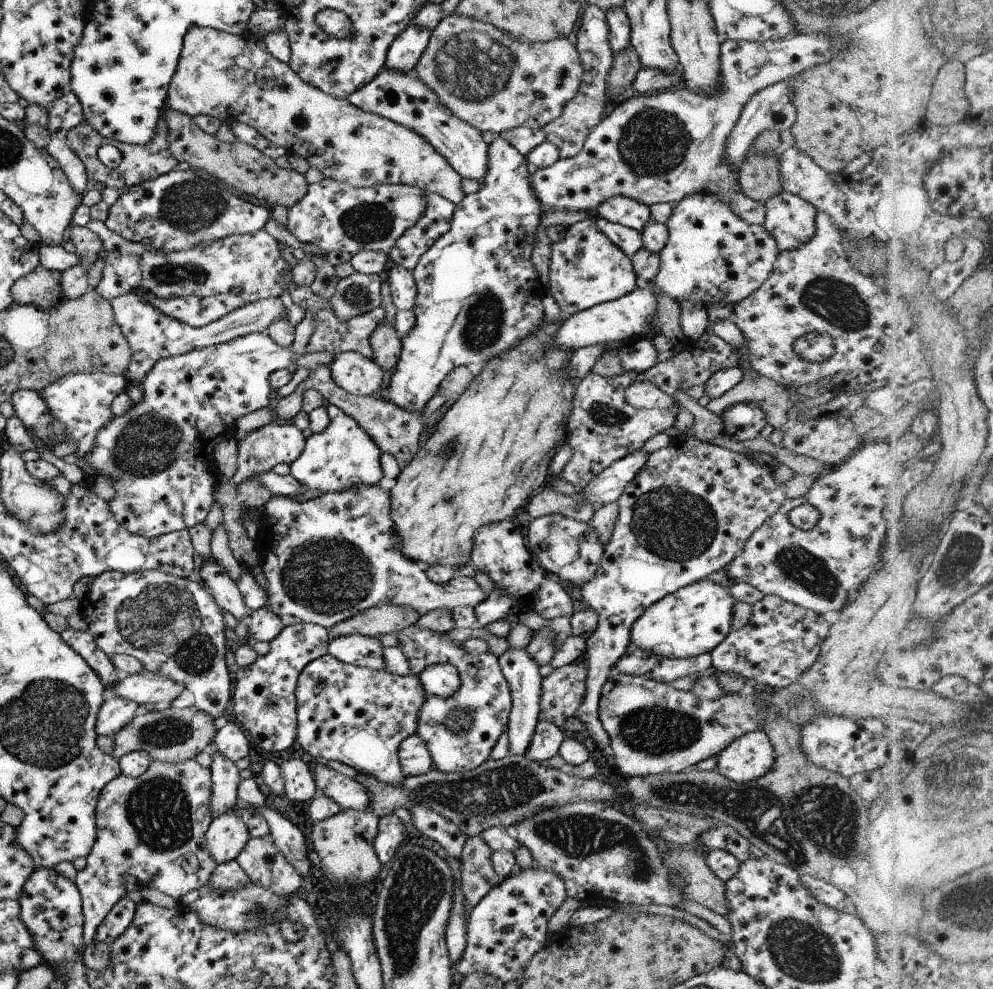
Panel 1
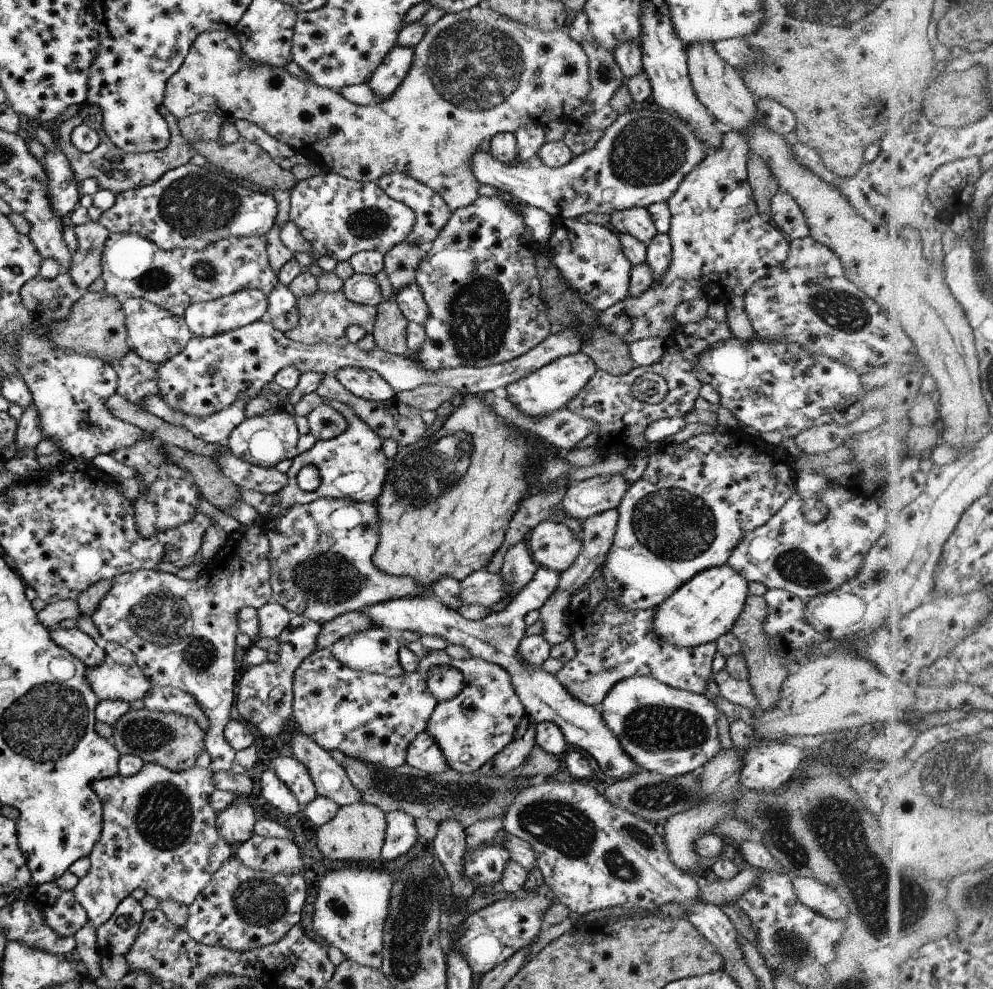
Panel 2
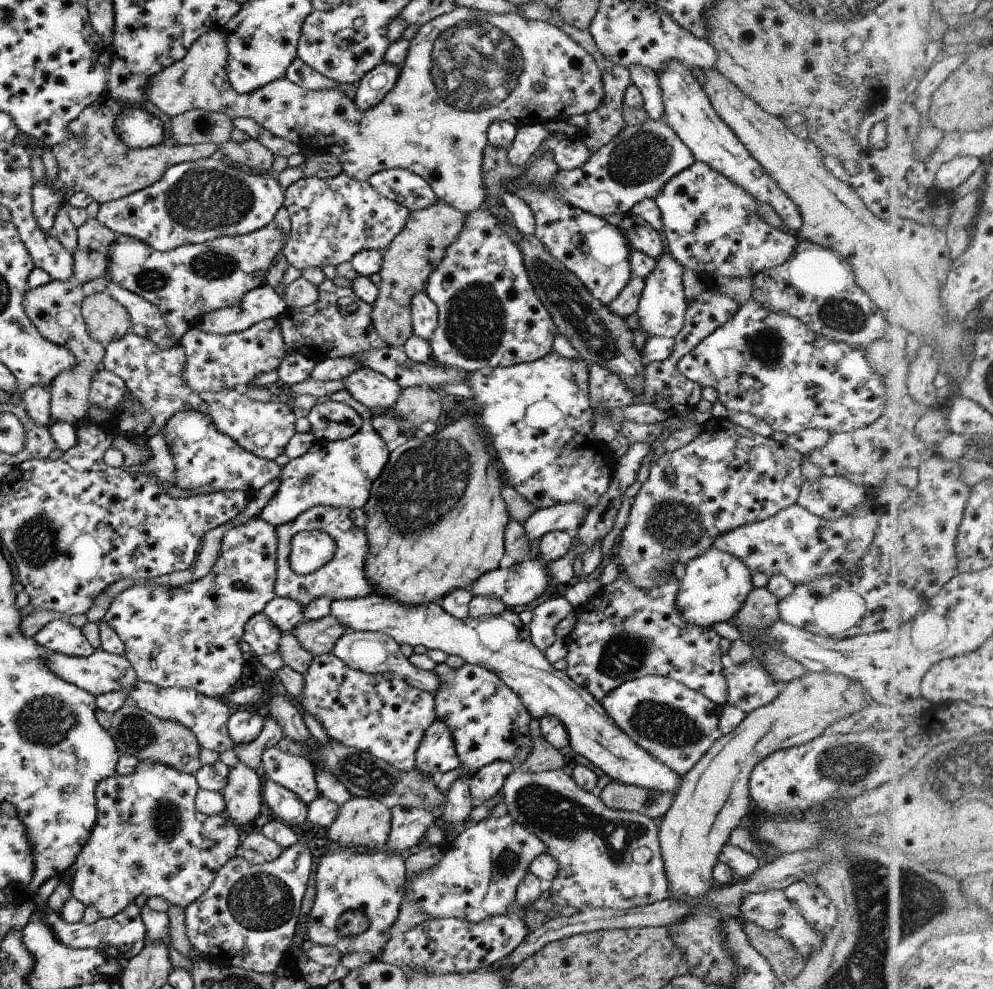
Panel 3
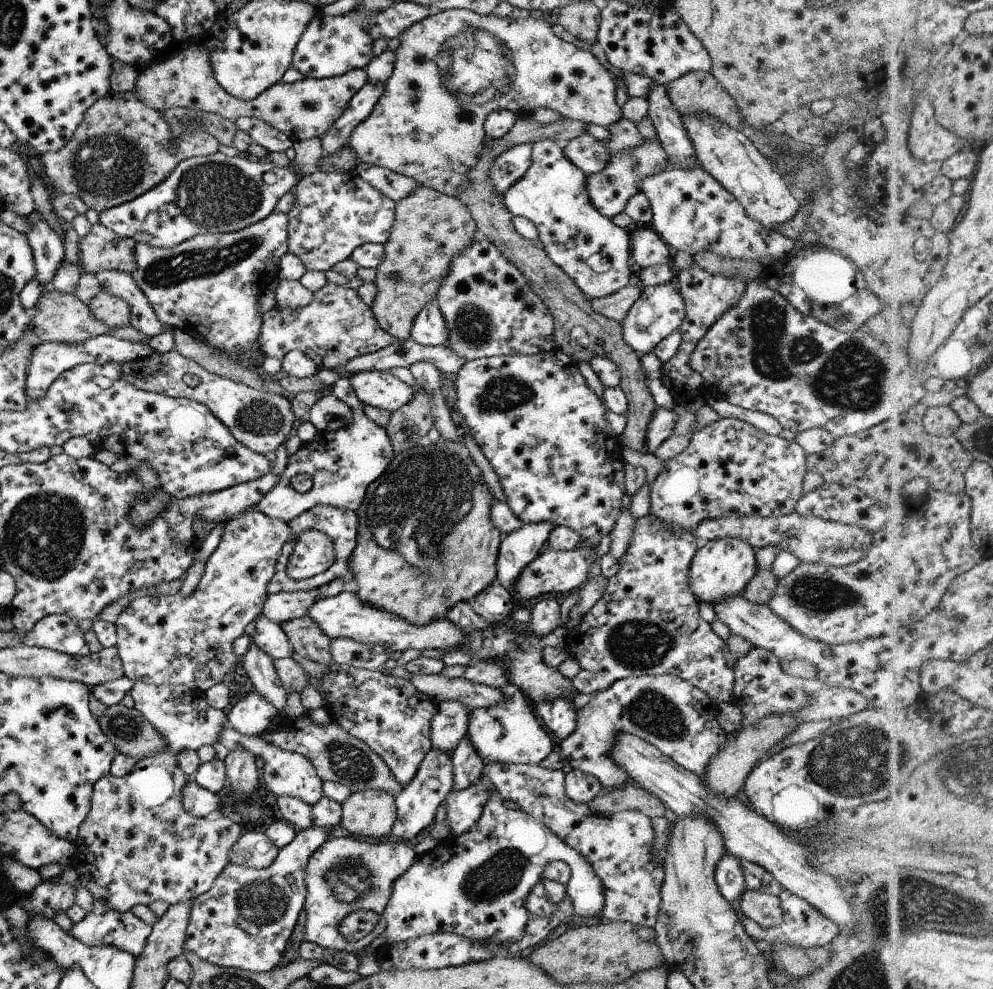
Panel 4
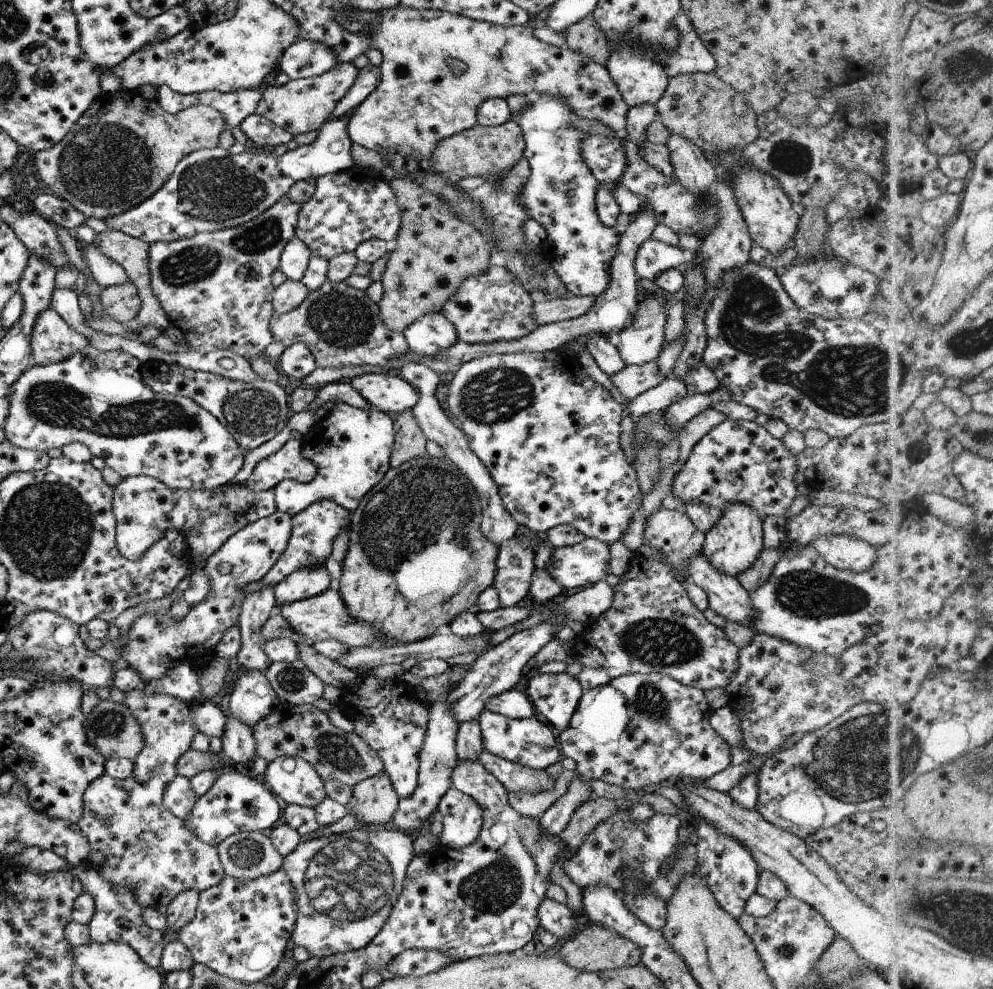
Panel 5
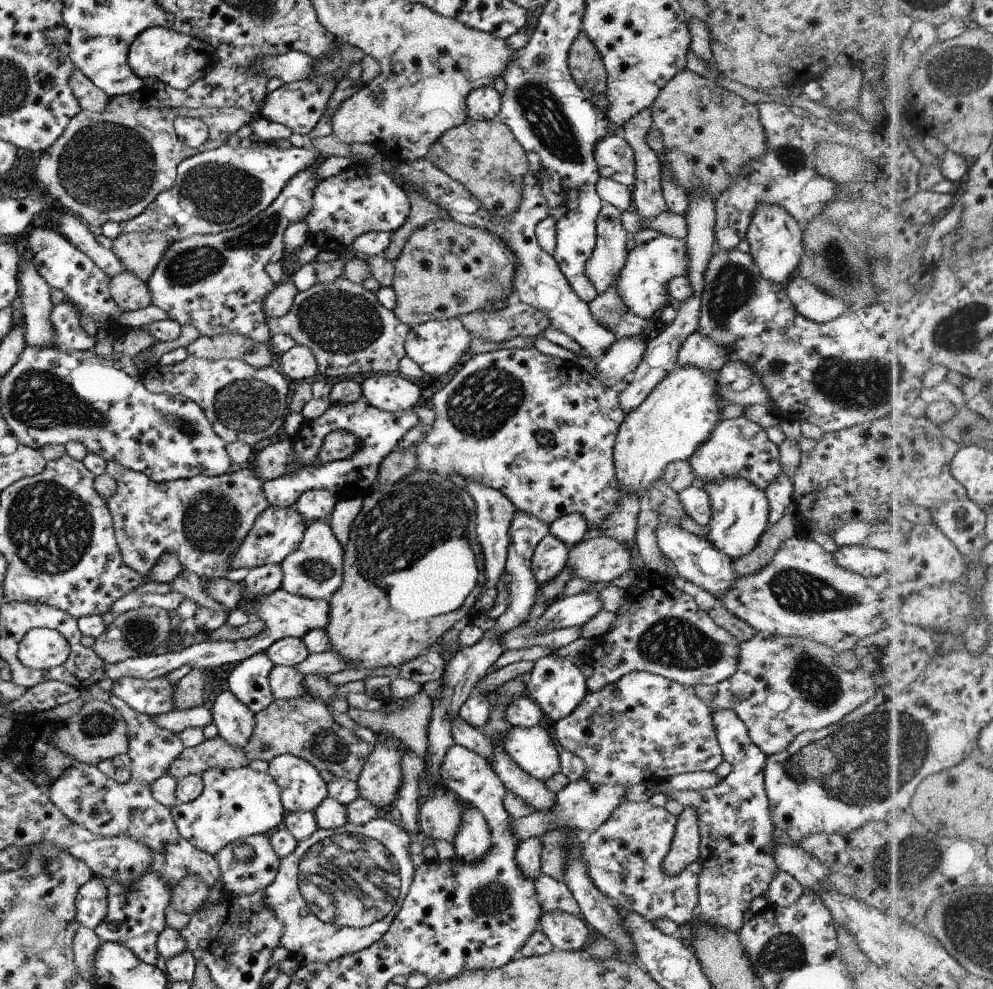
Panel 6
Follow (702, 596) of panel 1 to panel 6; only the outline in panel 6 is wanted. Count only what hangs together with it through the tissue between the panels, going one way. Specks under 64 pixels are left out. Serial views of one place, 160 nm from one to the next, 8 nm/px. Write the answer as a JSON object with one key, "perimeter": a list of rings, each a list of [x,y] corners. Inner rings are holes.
{"perimeter":[[[725,476],[719,480],[700,484],[700,489],[707,494],[709,508],[711,508],[706,540],[729,559],[739,558],[752,552],[757,540],[768,526],[769,510],[764,491],[749,484],[745,478],[725,478]]]}

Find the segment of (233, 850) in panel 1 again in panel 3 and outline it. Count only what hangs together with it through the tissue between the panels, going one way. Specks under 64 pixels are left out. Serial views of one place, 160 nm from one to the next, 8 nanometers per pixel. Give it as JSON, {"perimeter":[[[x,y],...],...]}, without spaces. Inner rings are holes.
{"perimeter":[[[241,762],[229,768],[227,783],[221,797],[224,801],[222,816],[229,818],[235,827],[249,824],[258,816],[262,805],[261,780],[251,768]]]}

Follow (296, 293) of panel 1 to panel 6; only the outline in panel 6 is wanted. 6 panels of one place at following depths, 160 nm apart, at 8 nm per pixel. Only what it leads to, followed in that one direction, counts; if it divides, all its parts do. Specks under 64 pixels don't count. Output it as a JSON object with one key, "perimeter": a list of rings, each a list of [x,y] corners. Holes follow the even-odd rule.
{"perimeter":[[[343,276],[331,283],[316,283],[308,290],[298,291],[289,311],[281,317],[266,318],[266,326],[270,335],[285,334],[295,344],[309,348],[316,363],[317,376],[337,379],[342,379],[344,376],[361,378],[373,374],[396,373],[398,363],[406,357],[404,342],[410,330],[407,324],[401,324],[395,318],[392,310],[380,306],[374,294],[359,284],[349,282]]]}

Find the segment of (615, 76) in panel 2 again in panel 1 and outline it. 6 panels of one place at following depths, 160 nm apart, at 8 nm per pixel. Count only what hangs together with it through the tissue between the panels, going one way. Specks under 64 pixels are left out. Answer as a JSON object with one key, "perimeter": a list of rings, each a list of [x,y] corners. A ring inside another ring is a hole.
{"perimeter":[[[588,5],[581,16],[581,24],[576,33],[575,48],[583,67],[579,86],[575,96],[568,100],[562,108],[561,114],[540,129],[544,140],[557,149],[559,159],[568,159],[580,151],[589,131],[602,119],[605,108],[605,83],[607,71],[612,63],[612,50],[608,43],[608,26],[604,12],[597,6]]]}

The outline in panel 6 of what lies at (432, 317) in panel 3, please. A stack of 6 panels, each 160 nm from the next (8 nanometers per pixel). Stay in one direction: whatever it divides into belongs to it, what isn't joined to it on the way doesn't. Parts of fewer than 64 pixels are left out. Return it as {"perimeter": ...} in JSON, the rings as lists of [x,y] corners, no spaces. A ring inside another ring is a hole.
{"perimeter":[[[457,317],[444,320],[429,320],[410,328],[405,336],[405,355],[414,364],[419,366],[421,372],[431,378],[438,378],[447,373],[459,362],[459,358],[469,352],[472,336],[462,326]]]}

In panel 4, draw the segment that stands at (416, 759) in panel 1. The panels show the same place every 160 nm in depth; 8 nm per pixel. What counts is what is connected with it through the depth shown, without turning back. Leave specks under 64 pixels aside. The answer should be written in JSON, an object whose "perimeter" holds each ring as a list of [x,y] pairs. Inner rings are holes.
{"perimeter":[[[443,700],[435,703],[436,712],[430,721],[430,748],[437,748],[451,755],[451,750],[465,736],[469,724],[471,709],[455,700]]]}

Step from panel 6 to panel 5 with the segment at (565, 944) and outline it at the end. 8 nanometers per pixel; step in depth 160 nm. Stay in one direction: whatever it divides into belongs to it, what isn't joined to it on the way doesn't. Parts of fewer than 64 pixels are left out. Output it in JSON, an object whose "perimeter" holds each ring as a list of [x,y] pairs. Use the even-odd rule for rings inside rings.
{"perimeter":[[[544,896],[540,897],[537,908],[538,925],[545,932],[553,934],[559,942],[569,940],[575,934],[574,930],[577,927],[575,917],[576,915],[573,915],[564,904]]]}

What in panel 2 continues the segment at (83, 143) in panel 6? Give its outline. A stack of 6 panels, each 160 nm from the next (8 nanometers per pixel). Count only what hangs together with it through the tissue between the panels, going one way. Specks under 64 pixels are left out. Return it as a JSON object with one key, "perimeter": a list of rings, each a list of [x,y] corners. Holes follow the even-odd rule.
{"perimeter":[[[83,102],[75,116],[64,120],[58,126],[58,135],[55,137],[55,144],[67,157],[77,184],[80,184],[85,178],[95,178],[98,188],[107,189],[113,194],[117,194],[125,192],[126,190],[131,190],[135,187],[153,184],[153,182],[161,178],[161,175],[165,174],[168,170],[187,164],[187,161],[196,154],[196,152],[191,148],[189,142],[181,136],[176,123],[178,119],[176,119],[162,104],[159,105],[158,113],[168,126],[169,138],[165,148],[155,152],[131,154],[119,150],[119,148],[107,138],[101,126],[102,122],[99,108],[95,105]],[[79,124],[86,124],[97,133],[99,141],[91,152],[82,153],[75,149],[69,141],[71,130],[73,130],[75,126],[79,126]]]}

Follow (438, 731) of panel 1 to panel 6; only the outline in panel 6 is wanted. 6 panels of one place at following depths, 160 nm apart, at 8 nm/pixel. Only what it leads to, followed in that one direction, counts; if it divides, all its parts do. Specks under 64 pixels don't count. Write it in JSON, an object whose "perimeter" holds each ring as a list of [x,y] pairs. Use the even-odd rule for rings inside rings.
{"perimeter":[[[548,725],[511,727],[501,738],[505,754],[532,778],[545,781],[560,772],[559,748]]]}

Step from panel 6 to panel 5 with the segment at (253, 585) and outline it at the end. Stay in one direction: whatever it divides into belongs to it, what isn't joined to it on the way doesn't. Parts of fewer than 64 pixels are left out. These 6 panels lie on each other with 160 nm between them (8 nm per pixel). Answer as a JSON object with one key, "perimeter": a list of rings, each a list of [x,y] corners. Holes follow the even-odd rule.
{"perimeter":[[[263,586],[242,596],[236,625],[240,633],[240,648],[233,662],[243,666],[245,670],[265,673],[271,664],[263,654],[263,640],[259,630],[274,613],[274,609],[273,586]]]}

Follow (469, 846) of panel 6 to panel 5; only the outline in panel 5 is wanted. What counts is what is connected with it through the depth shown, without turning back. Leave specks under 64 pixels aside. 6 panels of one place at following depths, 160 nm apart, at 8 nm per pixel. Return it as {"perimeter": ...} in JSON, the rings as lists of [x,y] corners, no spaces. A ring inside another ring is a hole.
{"perimeter":[[[450,787],[437,804],[441,815],[439,844],[458,851],[471,844],[482,826],[482,813],[473,798]]]}

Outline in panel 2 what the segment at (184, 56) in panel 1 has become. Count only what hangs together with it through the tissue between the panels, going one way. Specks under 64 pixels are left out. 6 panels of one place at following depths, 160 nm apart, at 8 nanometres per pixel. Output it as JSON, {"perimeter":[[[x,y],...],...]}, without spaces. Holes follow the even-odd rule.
{"perimeter":[[[481,4],[456,13],[445,13],[433,25],[429,25],[426,28],[421,40],[412,49],[411,66],[389,98],[385,98],[385,100],[377,104],[361,106],[345,100],[343,95],[337,91],[320,87],[311,81],[301,80],[296,76],[291,76],[285,67],[271,67],[263,63],[257,63],[256,65],[247,64],[247,60],[243,58],[245,53],[242,51],[233,31],[225,29],[203,31],[193,39],[188,53],[185,55],[177,72],[173,73],[166,80],[162,105],[176,119],[182,119],[198,112],[209,112],[216,114],[229,123],[234,123],[239,119],[252,122],[263,132],[266,132],[267,135],[271,136],[271,138],[290,146],[293,152],[302,154],[305,158],[315,162],[324,172],[341,175],[350,181],[362,183],[367,181],[375,182],[383,175],[403,173],[414,178],[417,182],[428,186],[433,192],[436,192],[449,207],[449,210],[453,212],[456,208],[471,204],[479,196],[477,194],[479,183],[469,170],[468,160],[473,152],[479,149],[478,146],[481,140],[489,140],[497,133],[514,133],[517,128],[527,125],[539,125],[543,127],[547,123],[551,123],[552,120],[565,120],[567,114],[571,110],[578,108],[585,96],[587,96],[587,92],[589,92],[587,57],[582,51],[580,44],[575,42],[568,34],[563,33],[561,29],[541,32],[524,24],[509,20],[506,16],[501,16],[489,10],[489,8],[483,7]]]}

